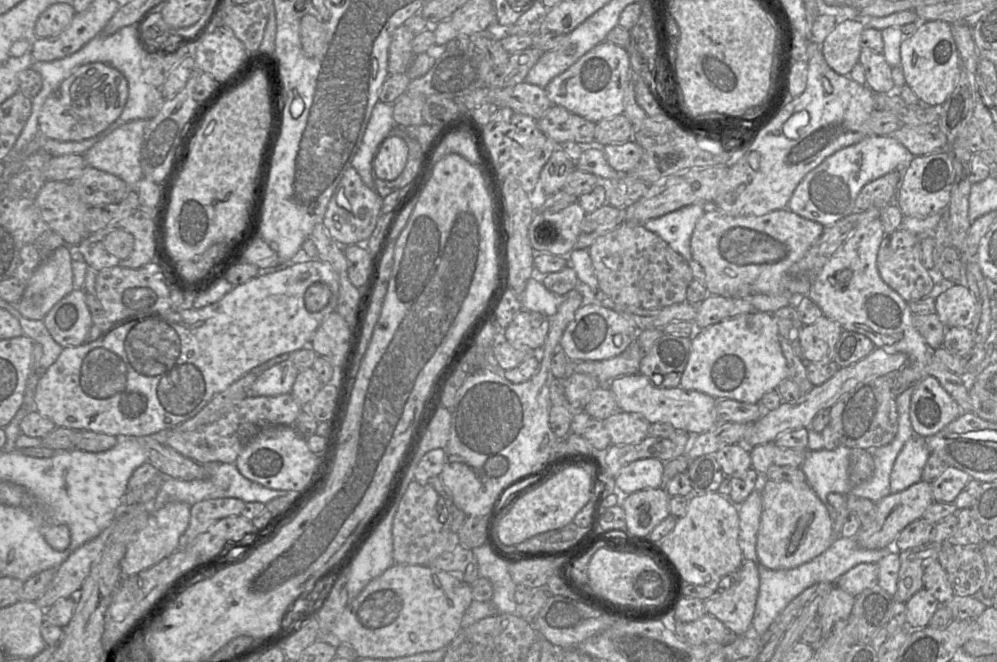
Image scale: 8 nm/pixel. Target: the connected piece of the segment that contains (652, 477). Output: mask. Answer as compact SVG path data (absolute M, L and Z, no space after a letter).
M657 458L638 459L623 467L615 478L617 491L622 496L661 487L664 464Z

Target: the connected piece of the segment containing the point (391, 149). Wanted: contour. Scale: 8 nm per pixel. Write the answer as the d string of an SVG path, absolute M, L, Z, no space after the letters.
M388 136L380 145L373 159L373 180L389 181L405 167L408 159L408 146L398 136Z

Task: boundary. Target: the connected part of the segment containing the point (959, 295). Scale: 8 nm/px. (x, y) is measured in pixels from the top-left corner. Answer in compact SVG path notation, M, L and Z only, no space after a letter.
M955 284L935 297L935 313L947 327L969 327L973 322L978 301L967 286Z

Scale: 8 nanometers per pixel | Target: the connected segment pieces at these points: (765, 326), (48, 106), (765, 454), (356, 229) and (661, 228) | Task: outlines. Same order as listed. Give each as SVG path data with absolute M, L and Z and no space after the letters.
M755 311L750 313L738 314L711 324L706 328L698 329L691 339L691 352L686 368L682 374L679 387L685 390L696 390L708 394L716 399L734 399L740 402L757 403L759 399L768 391L774 390L784 379L789 377L786 359L782 353L781 342L778 334L777 323L769 312Z
M100 62L78 68L46 99L38 117L39 133L59 141L89 139L109 127L128 99L128 82L115 68Z
M773 442L748 447L751 464L759 474L765 474L772 465L799 467L805 460L806 449L777 447Z
M350 166L344 173L332 195L322 223L331 237L342 246L363 244L372 235L382 211L383 198L362 181L358 172Z
M694 203L640 224L660 236L686 261L691 261L690 240L693 230L699 218L713 208L711 203Z

